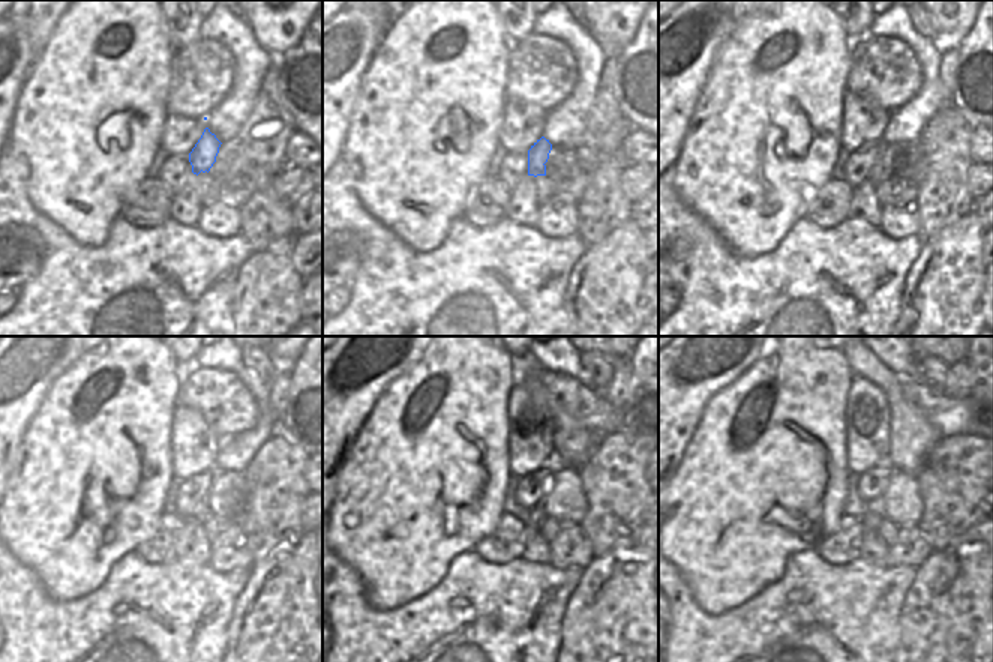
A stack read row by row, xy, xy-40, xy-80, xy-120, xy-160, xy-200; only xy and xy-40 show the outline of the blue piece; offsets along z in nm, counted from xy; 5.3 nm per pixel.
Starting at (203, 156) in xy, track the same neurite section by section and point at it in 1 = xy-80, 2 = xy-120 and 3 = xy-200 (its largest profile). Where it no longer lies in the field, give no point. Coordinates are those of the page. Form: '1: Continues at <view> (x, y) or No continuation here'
1: Continues at xy-80 (885, 165)
2: Continues at xy-120 (203, 512)
3: Continues at xy-200 (873, 518).

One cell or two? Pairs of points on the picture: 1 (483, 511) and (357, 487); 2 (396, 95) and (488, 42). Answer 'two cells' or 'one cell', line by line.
1: one cell
2: one cell

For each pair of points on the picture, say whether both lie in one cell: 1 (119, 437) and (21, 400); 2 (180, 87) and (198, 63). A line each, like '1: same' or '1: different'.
1: different
2: same

